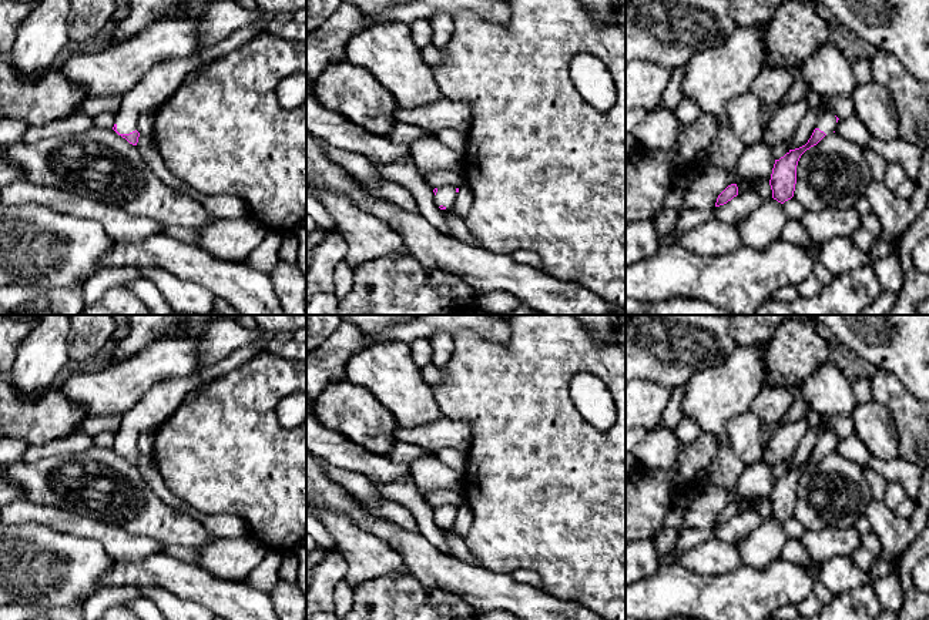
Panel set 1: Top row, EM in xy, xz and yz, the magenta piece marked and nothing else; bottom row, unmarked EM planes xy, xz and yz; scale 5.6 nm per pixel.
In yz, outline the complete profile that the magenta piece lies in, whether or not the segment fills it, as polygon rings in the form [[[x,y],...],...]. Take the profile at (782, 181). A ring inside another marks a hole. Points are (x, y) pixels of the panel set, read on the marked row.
[[[816,98],[818,107],[816,128],[814,130],[808,143],[799,148],[789,150],[784,157],[775,160],[769,185],[772,190],[772,198],[784,204],[794,197],[796,184],[796,165],[801,155],[816,145],[826,134],[835,133],[838,117],[822,103],[822,98]]]

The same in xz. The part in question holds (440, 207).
[[[442,185],[439,188],[435,188],[433,192],[436,205],[440,210],[446,210],[453,207],[459,188],[453,185]]]

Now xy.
[[[249,24],[201,54],[157,63],[134,88],[121,97],[113,130],[137,145],[140,137],[137,120],[142,113],[160,108],[199,66],[222,58],[262,33],[261,27]]]

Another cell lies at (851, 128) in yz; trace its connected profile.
[[[855,115],[838,120],[835,133],[861,147],[866,147],[873,138],[869,130]]]

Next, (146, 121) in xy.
[[[155,111],[142,113],[137,120],[137,131],[142,135],[151,135],[154,127]]]

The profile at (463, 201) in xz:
[[[466,184],[460,185],[452,208],[456,211],[459,217],[464,218],[469,214],[472,204],[473,204],[472,190]]]

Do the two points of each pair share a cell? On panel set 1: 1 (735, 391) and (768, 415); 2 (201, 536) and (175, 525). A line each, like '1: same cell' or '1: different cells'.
1: different cells
2: same cell

